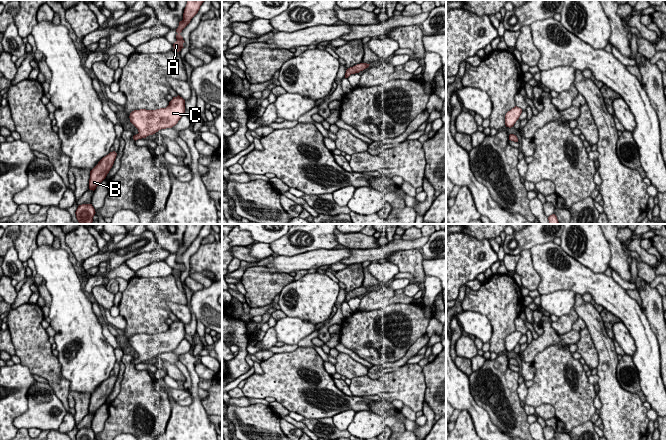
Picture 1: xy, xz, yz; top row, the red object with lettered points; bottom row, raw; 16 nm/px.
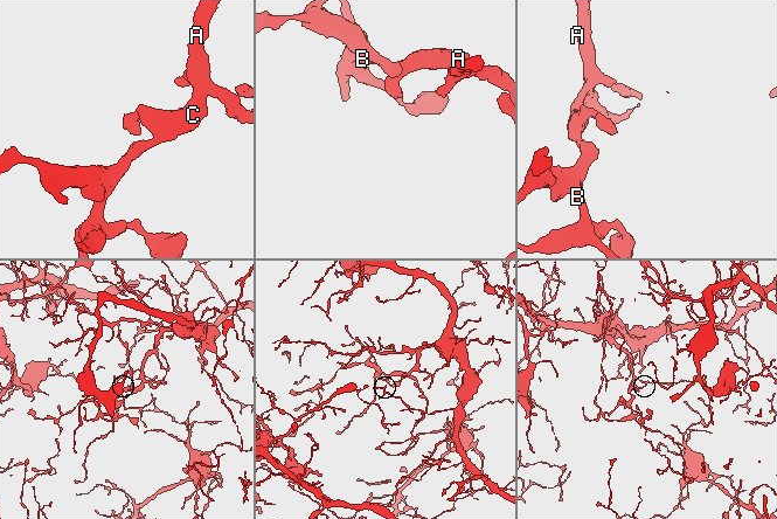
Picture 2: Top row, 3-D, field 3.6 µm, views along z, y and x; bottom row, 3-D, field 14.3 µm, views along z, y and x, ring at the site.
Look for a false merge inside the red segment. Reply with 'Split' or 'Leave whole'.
Leave whole

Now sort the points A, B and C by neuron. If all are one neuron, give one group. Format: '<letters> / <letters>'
A B C

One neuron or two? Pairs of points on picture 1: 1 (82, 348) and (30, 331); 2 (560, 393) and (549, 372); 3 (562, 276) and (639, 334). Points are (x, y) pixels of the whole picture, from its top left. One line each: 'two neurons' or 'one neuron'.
1: two neurons
2: one neuron
3: one neuron

